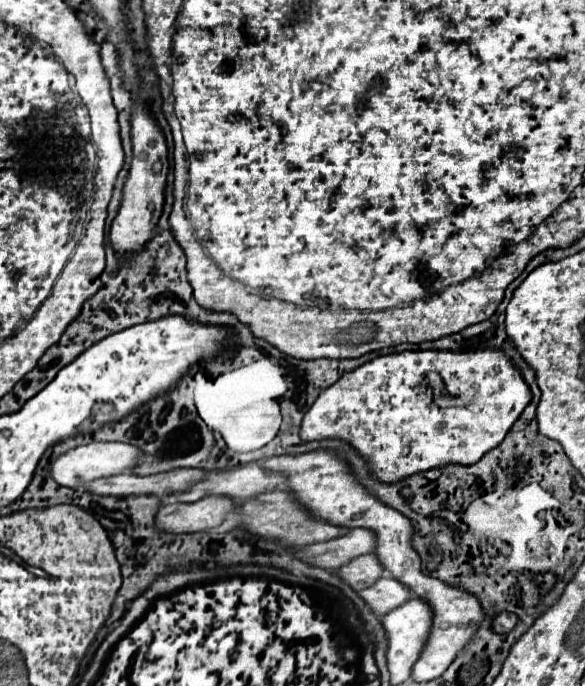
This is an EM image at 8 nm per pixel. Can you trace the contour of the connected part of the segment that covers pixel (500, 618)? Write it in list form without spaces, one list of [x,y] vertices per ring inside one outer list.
[[[499,612],[491,624],[491,630],[495,632],[509,632],[517,624],[517,616],[511,612]]]

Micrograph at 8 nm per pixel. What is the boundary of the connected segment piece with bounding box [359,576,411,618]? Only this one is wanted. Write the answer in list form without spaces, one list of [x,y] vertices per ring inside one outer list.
[[[379,578],[371,588],[365,588],[359,592],[359,596],[363,598],[363,602],[371,608],[371,612],[381,618],[387,612],[391,612],[393,608],[401,606],[403,602],[407,602],[411,598],[409,588],[405,588],[401,582],[391,580],[391,578]]]

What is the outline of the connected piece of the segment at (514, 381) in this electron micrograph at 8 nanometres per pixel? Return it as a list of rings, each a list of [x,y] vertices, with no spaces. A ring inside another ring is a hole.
[[[501,348],[389,354],[343,374],[333,386],[325,388],[303,418],[301,440],[343,440],[351,444],[361,458],[367,460],[369,474],[375,480],[395,484],[397,480],[405,480],[407,476],[431,468],[441,468],[447,464],[471,466],[479,462],[489,450],[503,442],[505,434],[511,430],[531,398],[533,394],[523,380],[523,374],[513,366],[511,358]],[[433,376],[441,382],[435,384]]]

